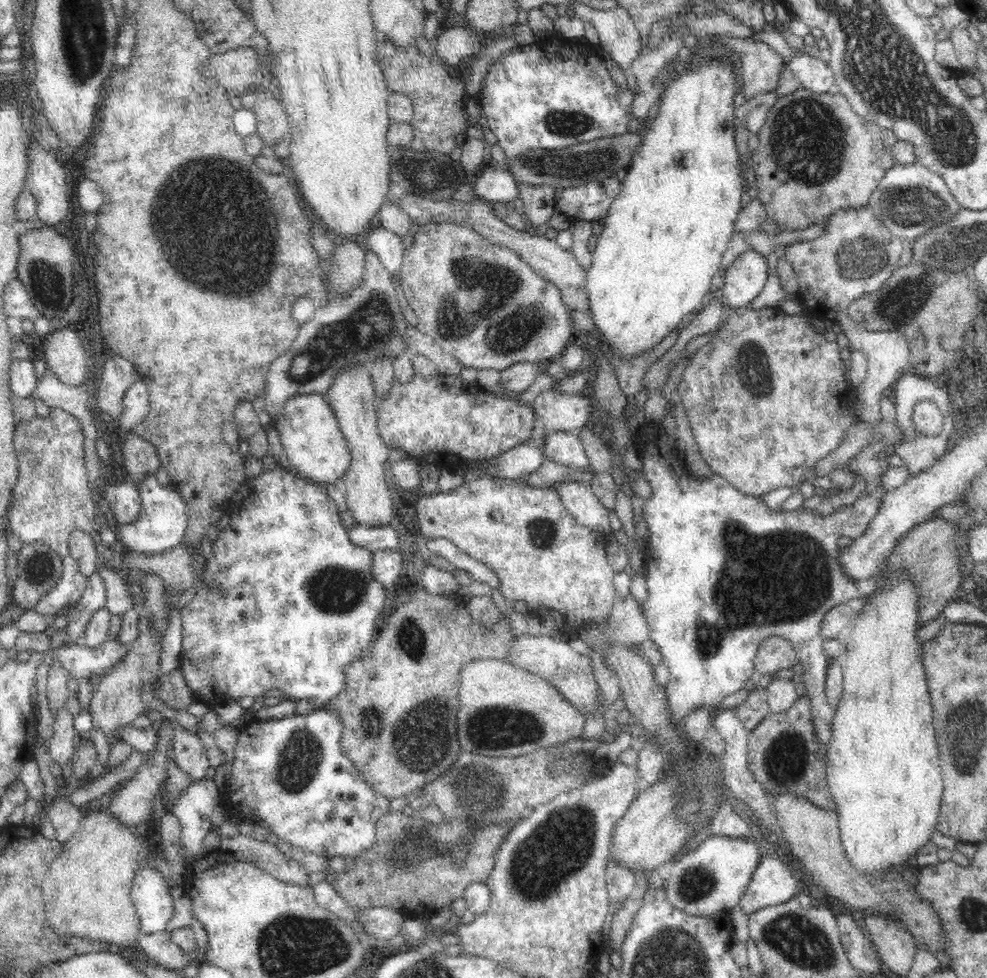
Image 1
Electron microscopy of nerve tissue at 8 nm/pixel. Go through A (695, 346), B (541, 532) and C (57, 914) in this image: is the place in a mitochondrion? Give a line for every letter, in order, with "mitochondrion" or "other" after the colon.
A: other
B: mitochondrion
C: other

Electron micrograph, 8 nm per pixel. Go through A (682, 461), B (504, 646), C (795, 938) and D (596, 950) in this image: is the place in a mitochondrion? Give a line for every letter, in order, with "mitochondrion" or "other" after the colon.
A: other
B: other
C: mitochondrion
D: other

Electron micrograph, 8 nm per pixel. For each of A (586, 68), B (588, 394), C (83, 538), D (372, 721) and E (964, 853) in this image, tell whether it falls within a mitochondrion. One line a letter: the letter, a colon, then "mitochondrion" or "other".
A: other
B: other
C: other
D: mitochondrion
E: other

